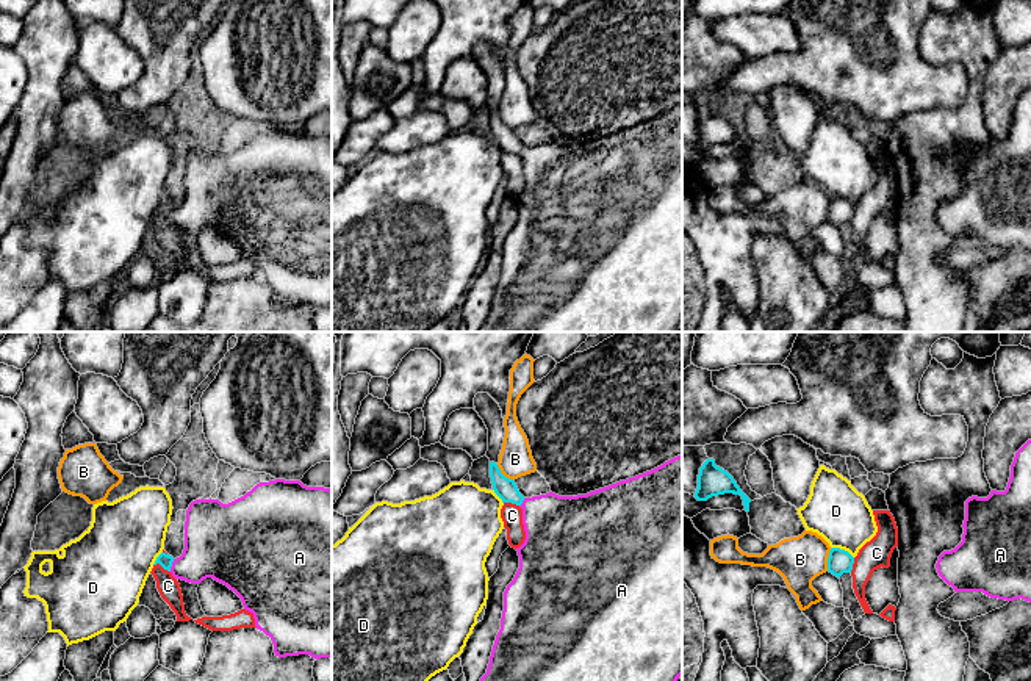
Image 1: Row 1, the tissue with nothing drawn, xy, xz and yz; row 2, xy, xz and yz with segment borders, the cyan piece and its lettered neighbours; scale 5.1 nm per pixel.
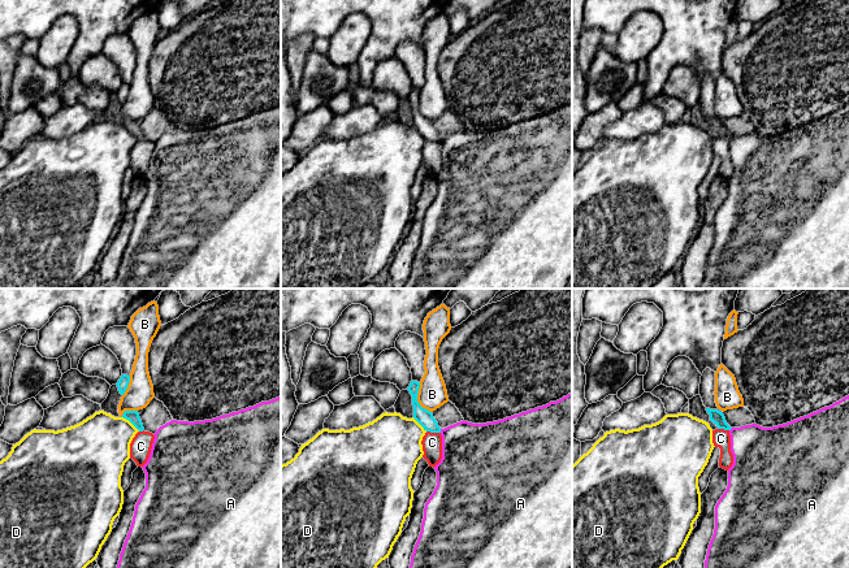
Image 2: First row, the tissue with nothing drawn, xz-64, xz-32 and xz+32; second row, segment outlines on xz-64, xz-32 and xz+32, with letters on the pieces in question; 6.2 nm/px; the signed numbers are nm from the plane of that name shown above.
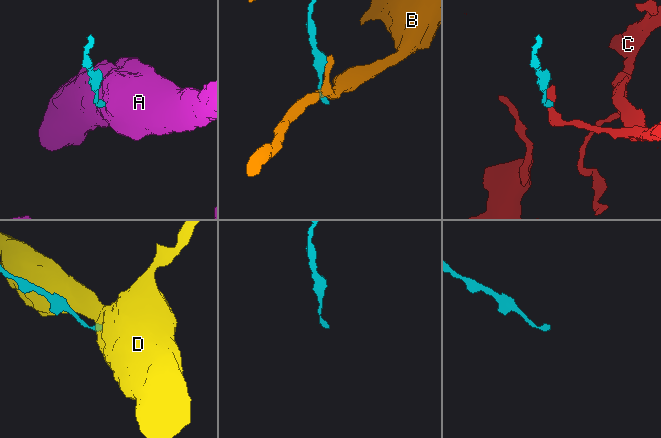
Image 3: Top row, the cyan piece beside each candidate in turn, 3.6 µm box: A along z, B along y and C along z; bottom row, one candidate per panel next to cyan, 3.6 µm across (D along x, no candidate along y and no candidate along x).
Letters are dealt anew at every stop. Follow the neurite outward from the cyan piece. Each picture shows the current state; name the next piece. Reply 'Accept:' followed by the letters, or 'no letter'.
Accept: A

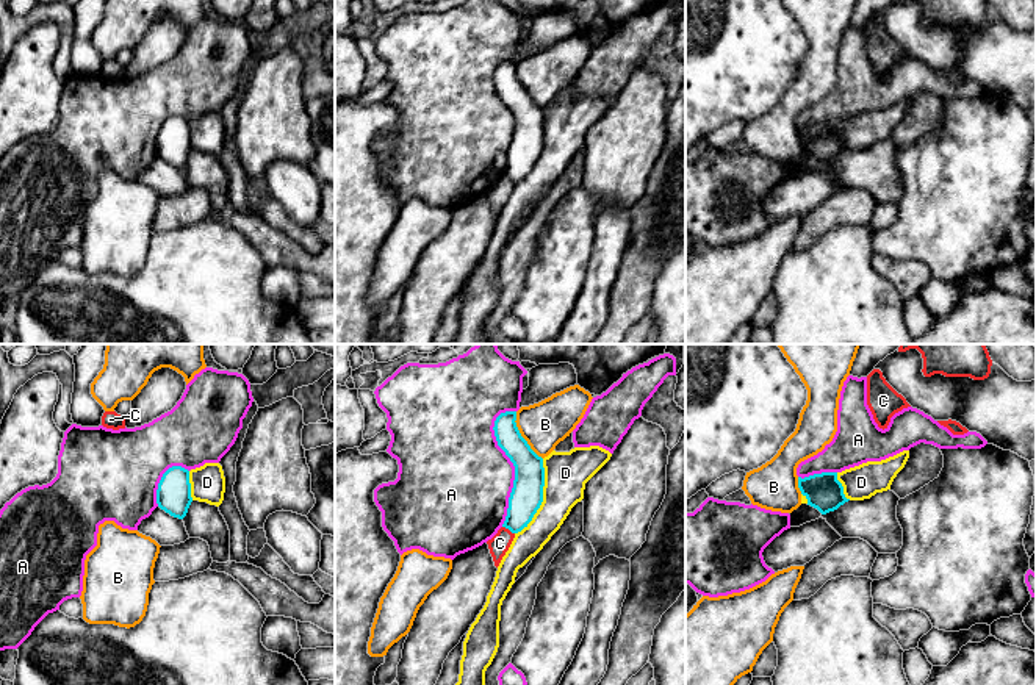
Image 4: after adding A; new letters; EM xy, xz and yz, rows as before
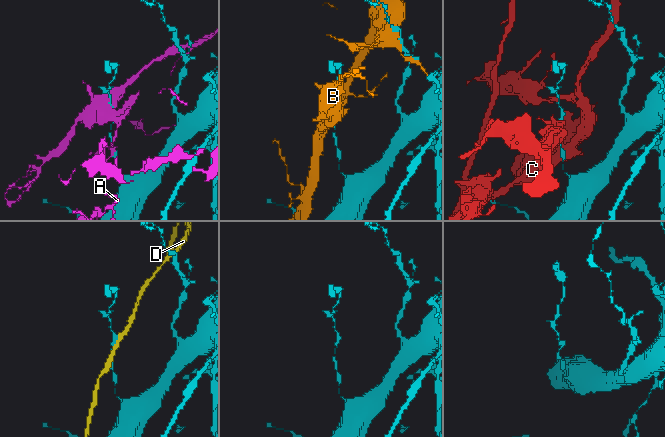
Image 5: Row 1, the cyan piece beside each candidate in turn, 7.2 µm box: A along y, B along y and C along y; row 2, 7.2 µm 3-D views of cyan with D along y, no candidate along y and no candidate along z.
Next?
Accept: no letter

